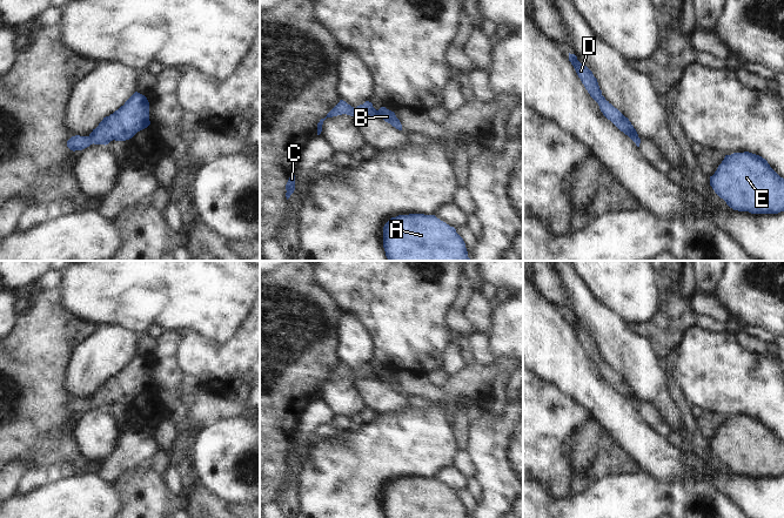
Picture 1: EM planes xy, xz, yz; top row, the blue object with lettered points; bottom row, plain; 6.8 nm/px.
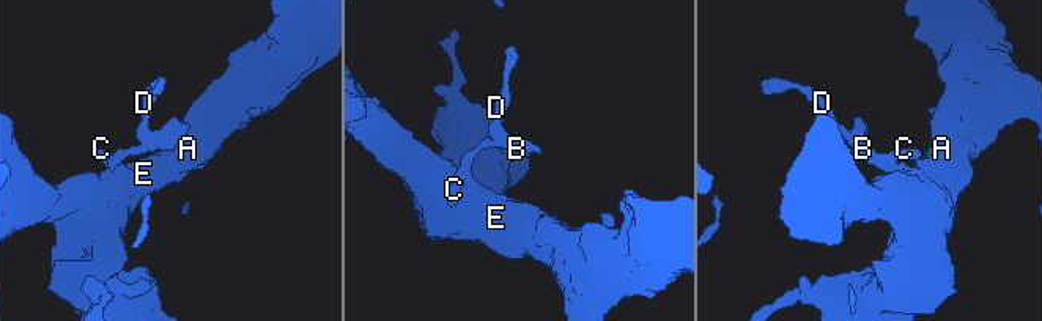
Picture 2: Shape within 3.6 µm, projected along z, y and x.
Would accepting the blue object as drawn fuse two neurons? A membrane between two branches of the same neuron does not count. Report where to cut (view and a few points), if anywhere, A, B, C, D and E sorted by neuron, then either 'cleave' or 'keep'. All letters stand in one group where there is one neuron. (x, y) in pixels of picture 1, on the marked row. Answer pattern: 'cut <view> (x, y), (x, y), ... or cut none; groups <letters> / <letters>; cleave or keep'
cut none; groups A B C D E; keep

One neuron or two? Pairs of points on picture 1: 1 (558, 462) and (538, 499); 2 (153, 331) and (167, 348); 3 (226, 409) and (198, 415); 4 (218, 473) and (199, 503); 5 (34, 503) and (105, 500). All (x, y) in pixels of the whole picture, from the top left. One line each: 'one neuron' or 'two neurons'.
1: two neurons
2: two neurons
3: one neuron
4: two neurons
5: one neuron

